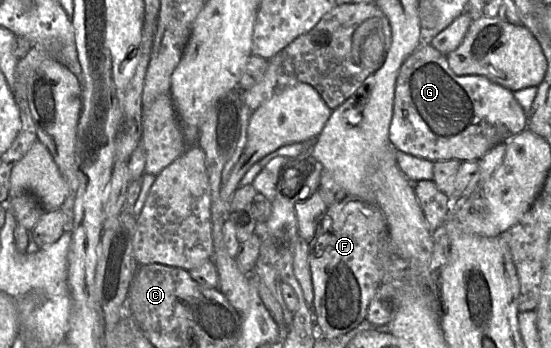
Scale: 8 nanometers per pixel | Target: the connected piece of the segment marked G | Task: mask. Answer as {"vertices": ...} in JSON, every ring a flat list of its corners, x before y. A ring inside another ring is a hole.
{"vertices":[[430,44,420,45,402,64,397,76,389,138,396,150,433,163,444,160,479,161,491,148,507,142,528,129,527,114,513,93,483,76,458,76,450,68,446,55]]}

